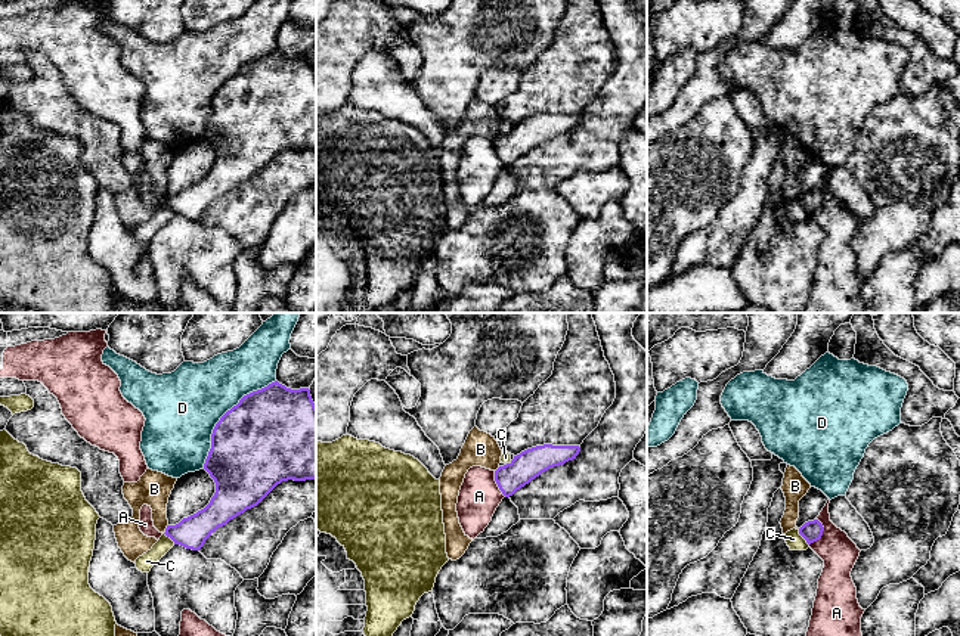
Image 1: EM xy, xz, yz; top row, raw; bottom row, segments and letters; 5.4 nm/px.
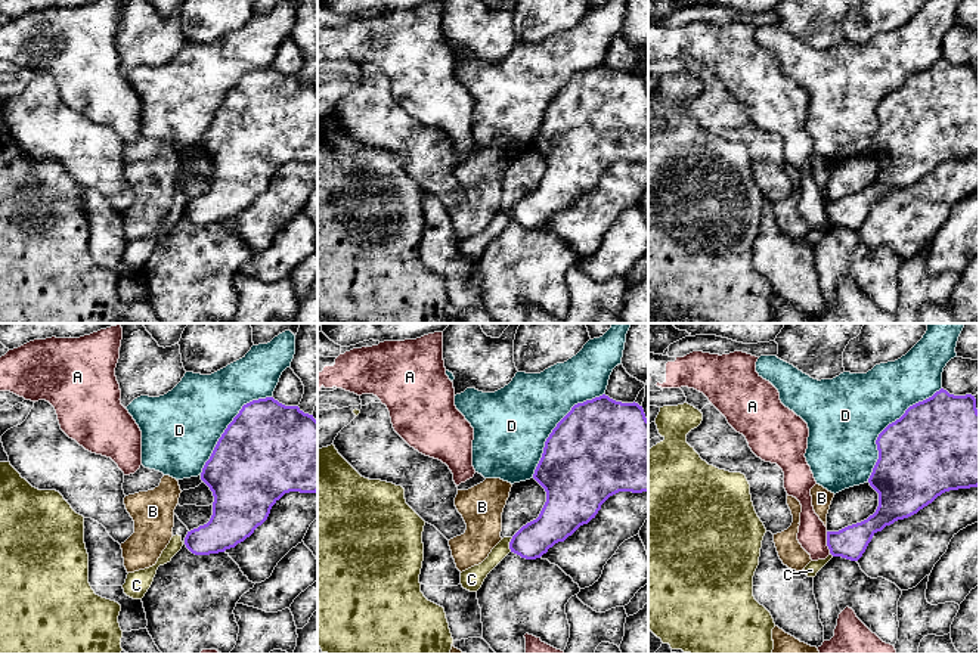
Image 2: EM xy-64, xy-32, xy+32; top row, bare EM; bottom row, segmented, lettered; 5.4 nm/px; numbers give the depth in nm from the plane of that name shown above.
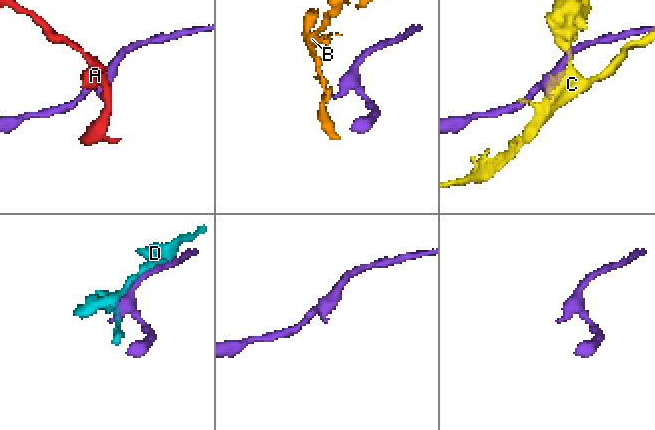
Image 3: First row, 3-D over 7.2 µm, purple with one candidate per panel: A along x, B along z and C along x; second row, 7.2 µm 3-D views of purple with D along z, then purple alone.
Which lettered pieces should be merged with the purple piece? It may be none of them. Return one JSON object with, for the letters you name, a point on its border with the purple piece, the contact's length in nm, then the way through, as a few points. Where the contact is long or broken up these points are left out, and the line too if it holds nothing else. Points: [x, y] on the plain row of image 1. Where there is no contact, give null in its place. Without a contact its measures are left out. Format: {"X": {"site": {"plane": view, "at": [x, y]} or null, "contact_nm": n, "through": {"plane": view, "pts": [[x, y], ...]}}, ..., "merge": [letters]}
{"merge": []}

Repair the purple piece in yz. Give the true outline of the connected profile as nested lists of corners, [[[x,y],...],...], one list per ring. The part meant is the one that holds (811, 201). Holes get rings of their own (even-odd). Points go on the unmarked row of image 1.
[[[818,189],[808,190],[799,198],[799,204],[806,210],[808,214],[821,208],[824,201],[823,193]]]

